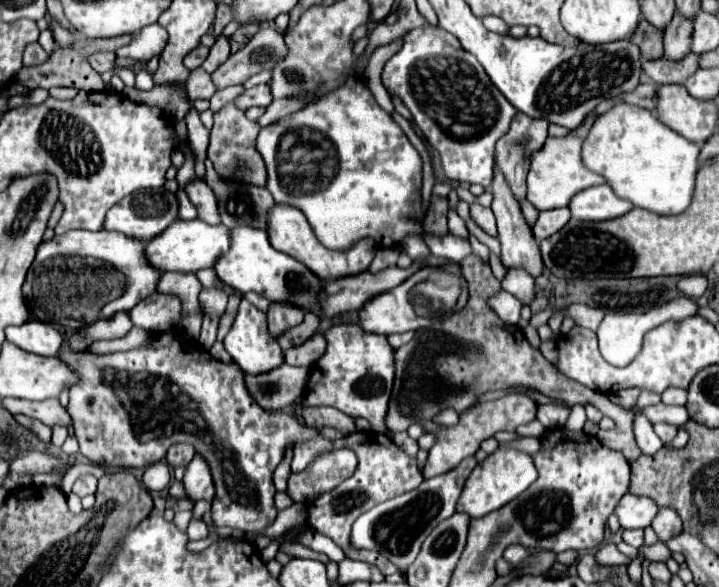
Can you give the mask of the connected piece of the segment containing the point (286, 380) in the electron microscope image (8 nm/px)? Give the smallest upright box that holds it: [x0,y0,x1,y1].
[244,364,308,410]

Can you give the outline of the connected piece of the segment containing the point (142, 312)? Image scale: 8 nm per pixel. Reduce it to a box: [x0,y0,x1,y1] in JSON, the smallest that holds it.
[130,292,182,332]

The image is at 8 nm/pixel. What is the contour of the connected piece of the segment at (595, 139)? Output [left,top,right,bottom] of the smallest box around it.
[582,104,700,214]

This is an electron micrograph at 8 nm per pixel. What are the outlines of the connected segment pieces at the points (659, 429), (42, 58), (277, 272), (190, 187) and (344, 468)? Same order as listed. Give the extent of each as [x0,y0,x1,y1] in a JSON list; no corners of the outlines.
[[654,422,678,444],[24,42,48,66],[214,228,324,318],[184,178,220,224],[288,448,356,502]]

